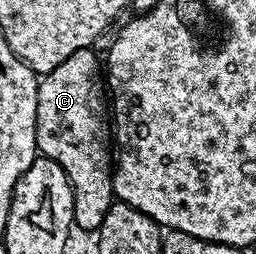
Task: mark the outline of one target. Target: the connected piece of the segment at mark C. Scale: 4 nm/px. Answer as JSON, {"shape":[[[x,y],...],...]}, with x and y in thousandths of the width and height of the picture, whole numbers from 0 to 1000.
{"shape":[[[363,185],[328,197],[297,197],[297,213],[281,213],[266,228],[250,228],[250,244],[234,244],[234,260],[219,260],[219,276],[176,287],[148,323],[148,382],[141,386],[141,559],[148,563],[148,594],[160,610],[184,614],[203,638],[219,638],[250,669],[258,697],[273,705],[273,740],[289,752],[289,898],[379,917],[383,894],[406,874],[406,843],[422,843],[434,803],[449,799],[445,768],[445,681],[438,673],[438,504],[422,484],[422,362],[406,343],[406,268],[391,248],[387,209],[371,205]]]}

